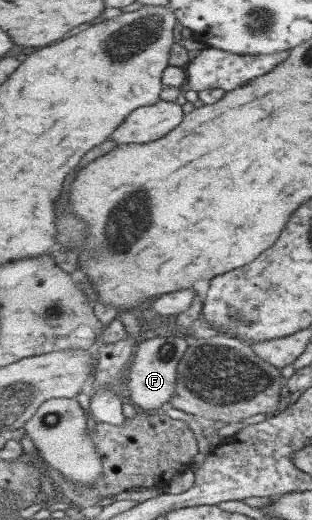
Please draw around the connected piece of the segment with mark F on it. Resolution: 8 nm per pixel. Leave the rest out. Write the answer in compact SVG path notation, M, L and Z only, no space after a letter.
M170 336L150 338L136 346L136 355L132 366L129 367L129 382L127 387L130 390L131 401L147 411L157 411L163 409L165 405L170 405L172 397L176 394L177 376L179 363L185 356L189 340L186 337Z

